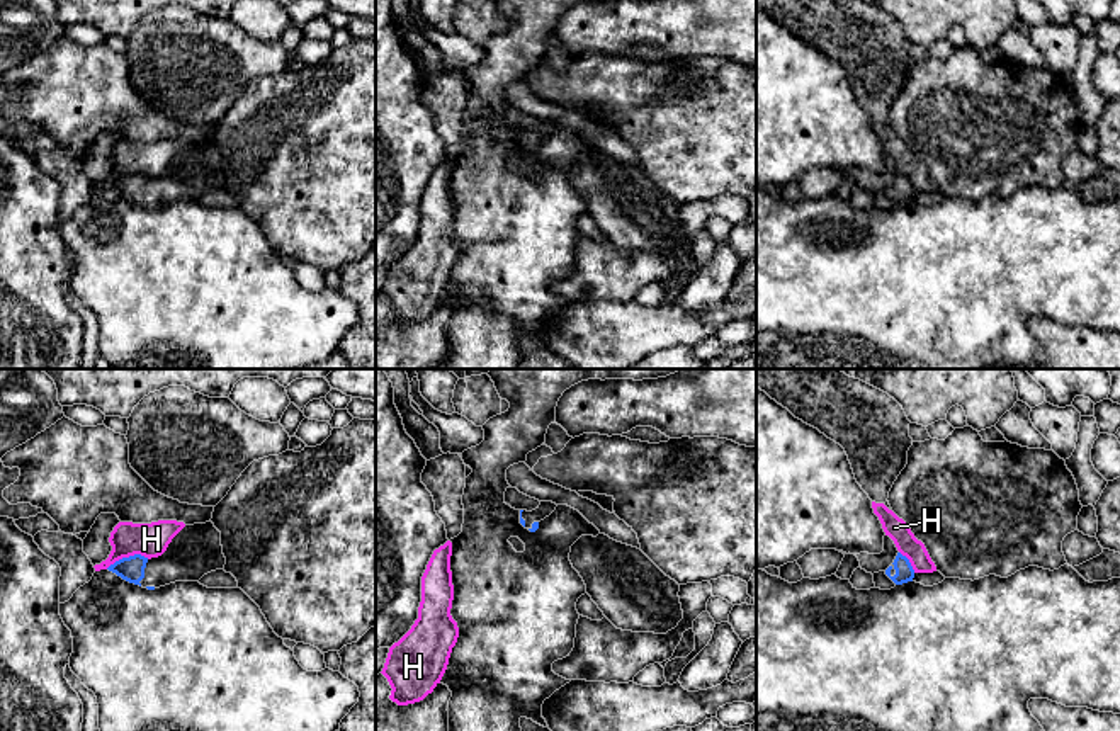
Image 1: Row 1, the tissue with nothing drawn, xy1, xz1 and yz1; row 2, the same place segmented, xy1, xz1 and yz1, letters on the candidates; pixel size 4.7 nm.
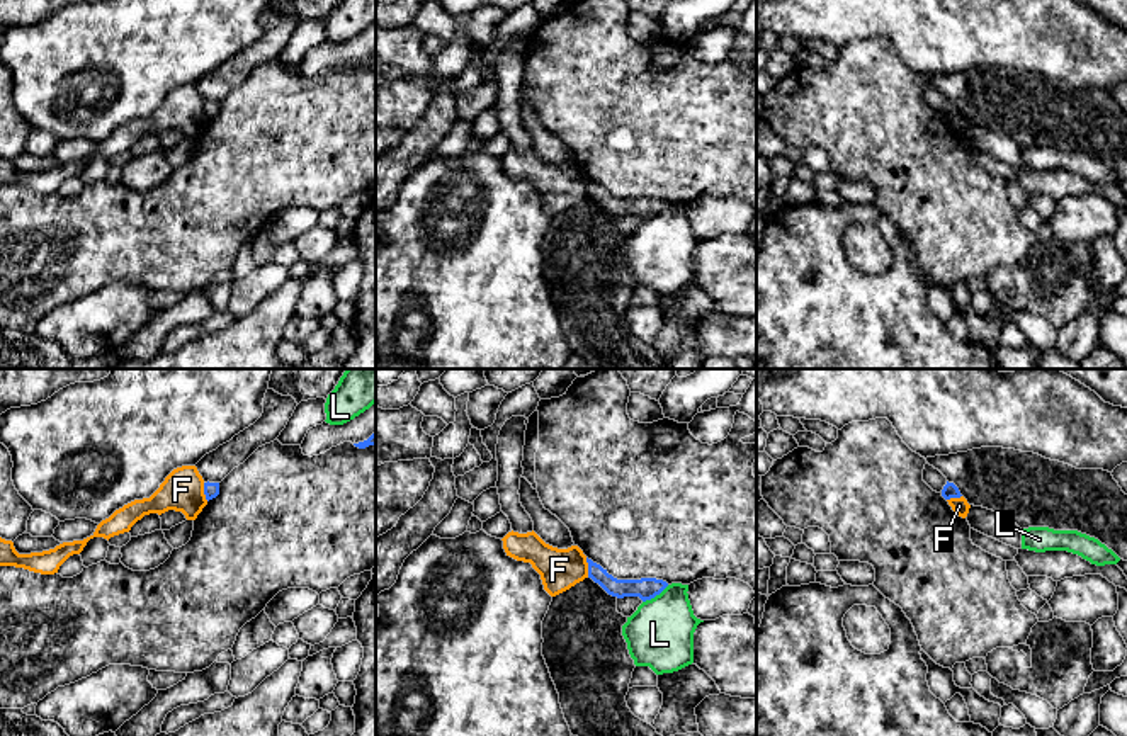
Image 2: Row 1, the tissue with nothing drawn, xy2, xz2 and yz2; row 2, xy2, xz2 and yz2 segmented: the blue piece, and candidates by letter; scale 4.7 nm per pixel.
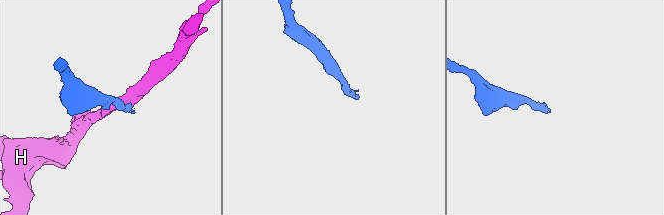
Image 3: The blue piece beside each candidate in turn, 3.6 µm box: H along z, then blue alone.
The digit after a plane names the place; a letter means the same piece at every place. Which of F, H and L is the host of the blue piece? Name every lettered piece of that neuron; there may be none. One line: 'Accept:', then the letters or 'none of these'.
Accept: none of these

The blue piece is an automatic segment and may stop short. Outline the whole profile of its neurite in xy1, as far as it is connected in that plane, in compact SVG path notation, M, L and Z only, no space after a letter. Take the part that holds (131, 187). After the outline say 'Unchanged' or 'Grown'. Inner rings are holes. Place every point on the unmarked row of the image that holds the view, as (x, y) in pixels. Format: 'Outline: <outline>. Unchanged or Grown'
Outline: M212 141L185 144L158 177L134 173L107 189L122 199L155 209L175 201L199 201L204 194L224 189L221 151Z. Grown

